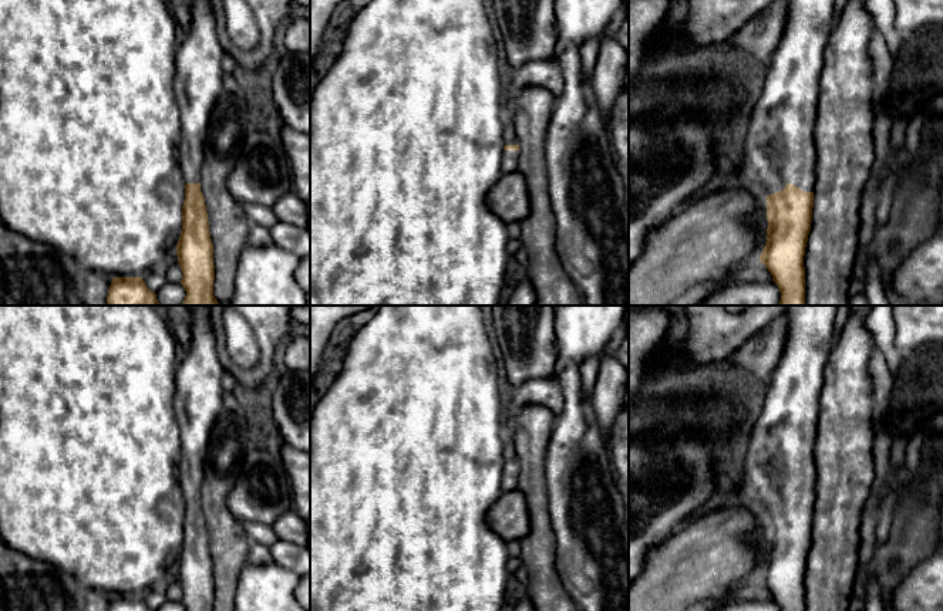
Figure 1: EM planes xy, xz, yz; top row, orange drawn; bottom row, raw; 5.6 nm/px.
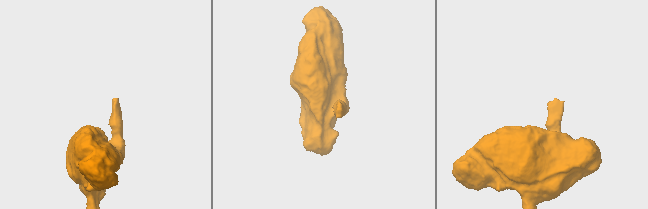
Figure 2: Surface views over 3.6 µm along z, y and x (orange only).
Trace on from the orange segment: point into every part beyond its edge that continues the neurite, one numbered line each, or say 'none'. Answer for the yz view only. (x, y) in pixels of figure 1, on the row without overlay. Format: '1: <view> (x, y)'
1: yz (780, 466)

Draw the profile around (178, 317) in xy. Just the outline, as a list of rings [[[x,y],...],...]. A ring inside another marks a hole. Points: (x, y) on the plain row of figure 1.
[[[165,306],[162,308],[168,327],[176,342],[186,350],[191,341],[191,310],[188,306]]]

